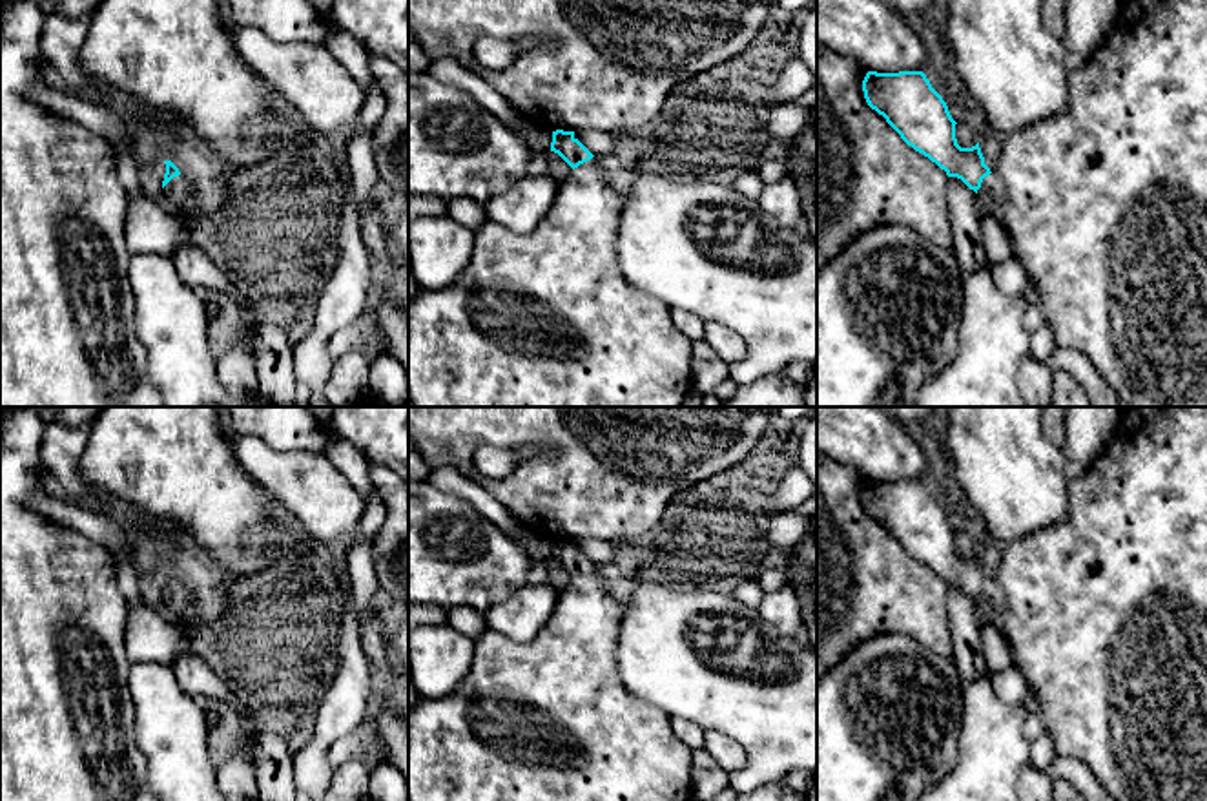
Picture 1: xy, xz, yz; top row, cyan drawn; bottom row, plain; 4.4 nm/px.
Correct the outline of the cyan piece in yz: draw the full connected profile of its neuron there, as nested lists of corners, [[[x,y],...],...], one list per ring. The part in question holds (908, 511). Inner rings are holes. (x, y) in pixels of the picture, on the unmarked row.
[[[1125,407],[1092,469],[1068,480],[1068,518],[1003,546],[992,578],[985,573],[979,551],[972,557],[957,553],[957,531],[923,480],[868,480],[862,500],[868,515],[882,524],[908,555],[948,586],[961,588],[1003,635],[1014,664],[1030,679],[1043,730],[1050,735],[1056,755],[1081,761],[1114,801],[1207,801],[1207,407]]]

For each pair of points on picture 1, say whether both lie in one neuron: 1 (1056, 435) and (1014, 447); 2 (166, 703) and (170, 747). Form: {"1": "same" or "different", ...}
{"1": "different", "2": "same"}

